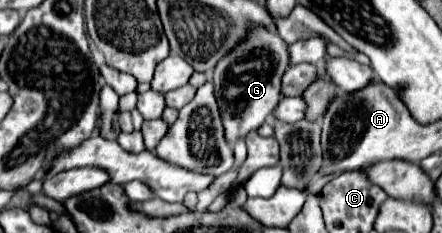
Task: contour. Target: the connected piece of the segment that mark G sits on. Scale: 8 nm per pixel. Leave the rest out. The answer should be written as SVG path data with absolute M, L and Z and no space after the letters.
M250 24L248 34L238 42L226 58L214 68L214 96L218 100L226 140L232 144L238 136L246 136L250 130L262 126L262 122L276 110L282 98L282 74L290 66L288 44L270 28L262 24Z

